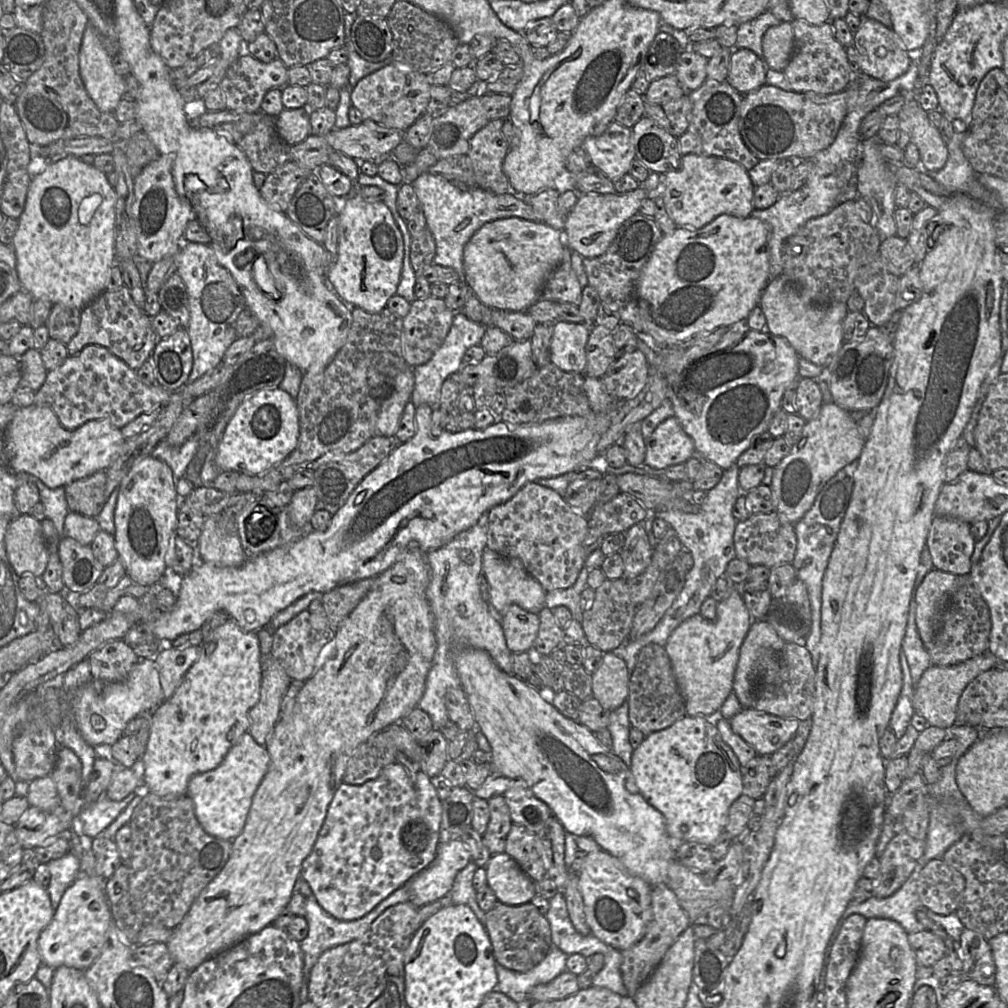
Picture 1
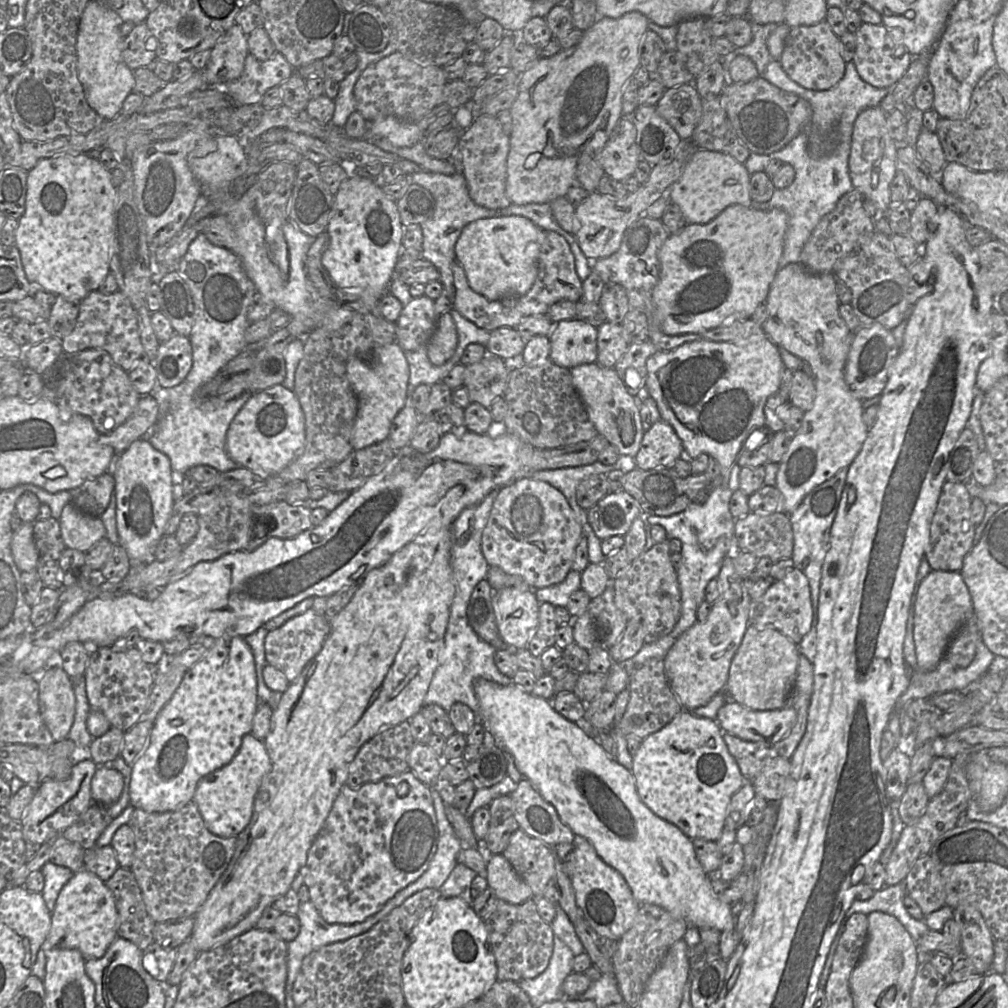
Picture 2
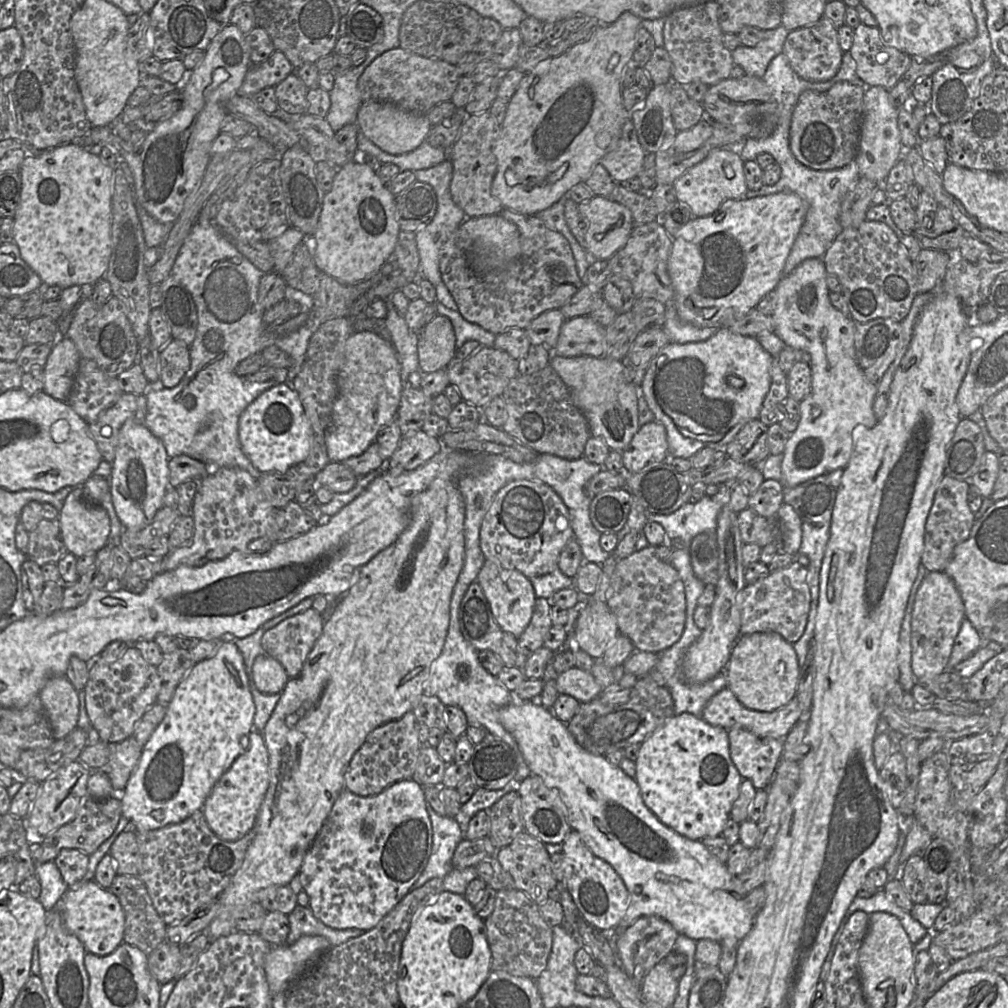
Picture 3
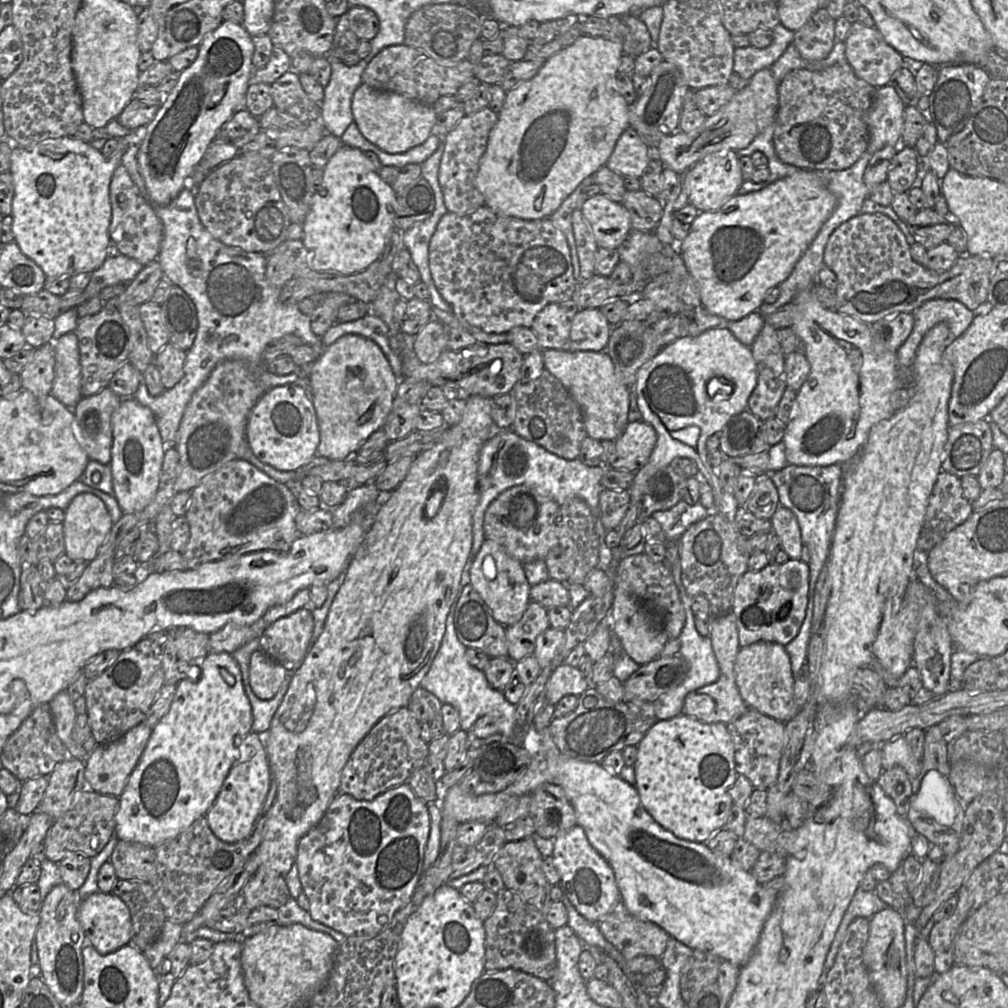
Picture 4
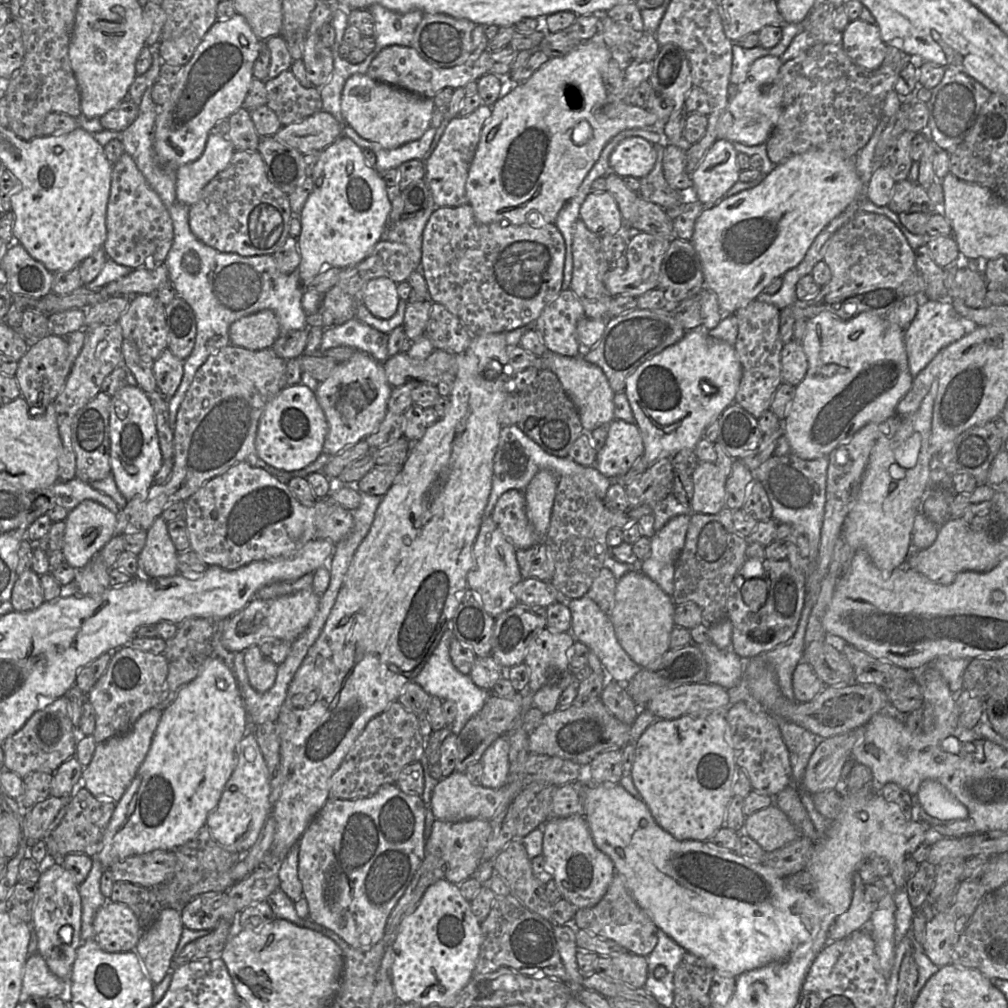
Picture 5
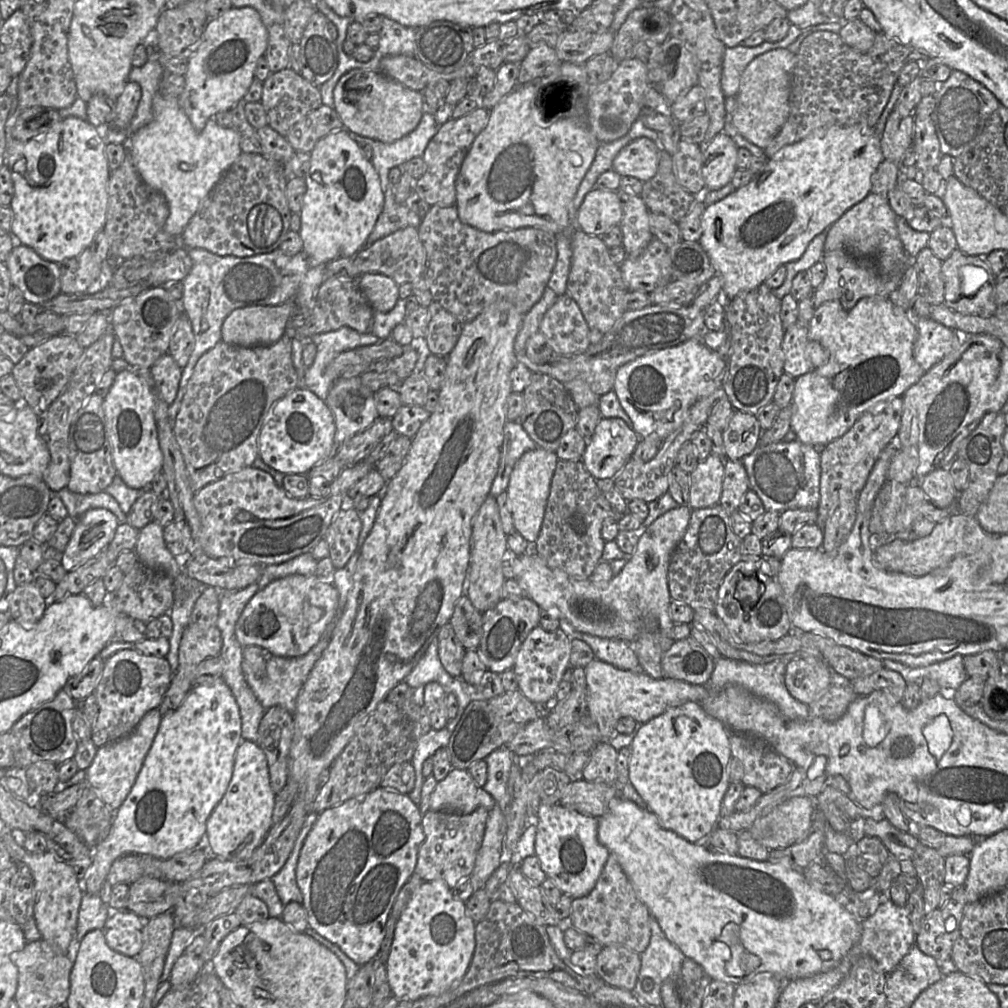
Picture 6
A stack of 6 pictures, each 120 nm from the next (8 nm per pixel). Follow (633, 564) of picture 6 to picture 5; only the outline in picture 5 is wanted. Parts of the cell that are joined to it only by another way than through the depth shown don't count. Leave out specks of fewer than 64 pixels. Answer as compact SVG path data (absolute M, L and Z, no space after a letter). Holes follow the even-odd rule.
M690 515L672 518L651 538L650 556L639 562L639 570L672 596L676 561L685 545Z

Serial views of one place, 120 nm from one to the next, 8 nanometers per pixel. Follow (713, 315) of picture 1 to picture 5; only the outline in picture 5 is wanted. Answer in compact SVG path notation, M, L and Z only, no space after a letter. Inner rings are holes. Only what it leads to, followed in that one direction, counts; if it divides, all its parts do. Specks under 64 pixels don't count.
M813 150L795 155L776 167L755 187L743 190L737 194L722 198L712 206L705 206L695 221L694 233L690 240L697 252L704 275L704 287L715 292L719 307L724 315L735 314L735 312L746 306L749 302L758 298L765 288L776 278L782 277L788 270L796 267L806 255L809 247L818 234L839 214L841 214L849 204L864 192L865 186L861 181L855 167L854 158L847 158L841 154L827 152L823 150Z

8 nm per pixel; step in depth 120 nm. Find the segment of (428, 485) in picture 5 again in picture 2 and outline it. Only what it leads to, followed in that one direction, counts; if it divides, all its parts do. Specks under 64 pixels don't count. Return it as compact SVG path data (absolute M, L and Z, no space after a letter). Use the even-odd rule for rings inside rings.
M451 527L424 528L411 541L395 552L383 565L370 570L360 584L349 603L333 618L329 619L330 632L320 652L304 667L300 675L283 692L278 706L271 718L271 728L264 739L265 747L271 760L271 770L263 777L255 796L252 818L246 828L237 836L234 855L208 898L194 915L194 927L191 940L199 952L223 945L244 932L255 928L264 909L284 895L307 861L308 851L328 817L333 803L342 786L346 784L350 764L360 748L379 732L409 721L423 707L423 700L429 688L438 664L438 656L444 643L444 636L449 619L449 610L454 597L455 587L450 564L452 546Z

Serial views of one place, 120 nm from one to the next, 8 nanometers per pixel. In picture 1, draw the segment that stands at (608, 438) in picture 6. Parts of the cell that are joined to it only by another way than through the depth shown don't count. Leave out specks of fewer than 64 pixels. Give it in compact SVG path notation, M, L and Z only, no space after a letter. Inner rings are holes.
M674 416L661 422L645 443L643 464L655 470L664 470L669 466L686 463L692 456L702 463L706 461L696 452L692 438Z

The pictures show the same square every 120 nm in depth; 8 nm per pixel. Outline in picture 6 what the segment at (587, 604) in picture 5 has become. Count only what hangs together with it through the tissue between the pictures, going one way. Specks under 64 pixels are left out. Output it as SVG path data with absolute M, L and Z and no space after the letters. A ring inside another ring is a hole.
M560 619L560 628L571 633L571 639L578 638L586 642L594 652L595 658L619 669L634 673L644 672L632 643L616 638L602 638L575 631L567 621Z

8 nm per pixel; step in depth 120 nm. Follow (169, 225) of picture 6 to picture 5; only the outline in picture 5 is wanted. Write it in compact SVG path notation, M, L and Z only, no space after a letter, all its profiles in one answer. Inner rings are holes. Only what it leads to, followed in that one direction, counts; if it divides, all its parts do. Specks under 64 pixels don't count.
M210 133L202 155L176 169L176 197L189 207L197 202L203 188L225 170L235 153L232 142Z

